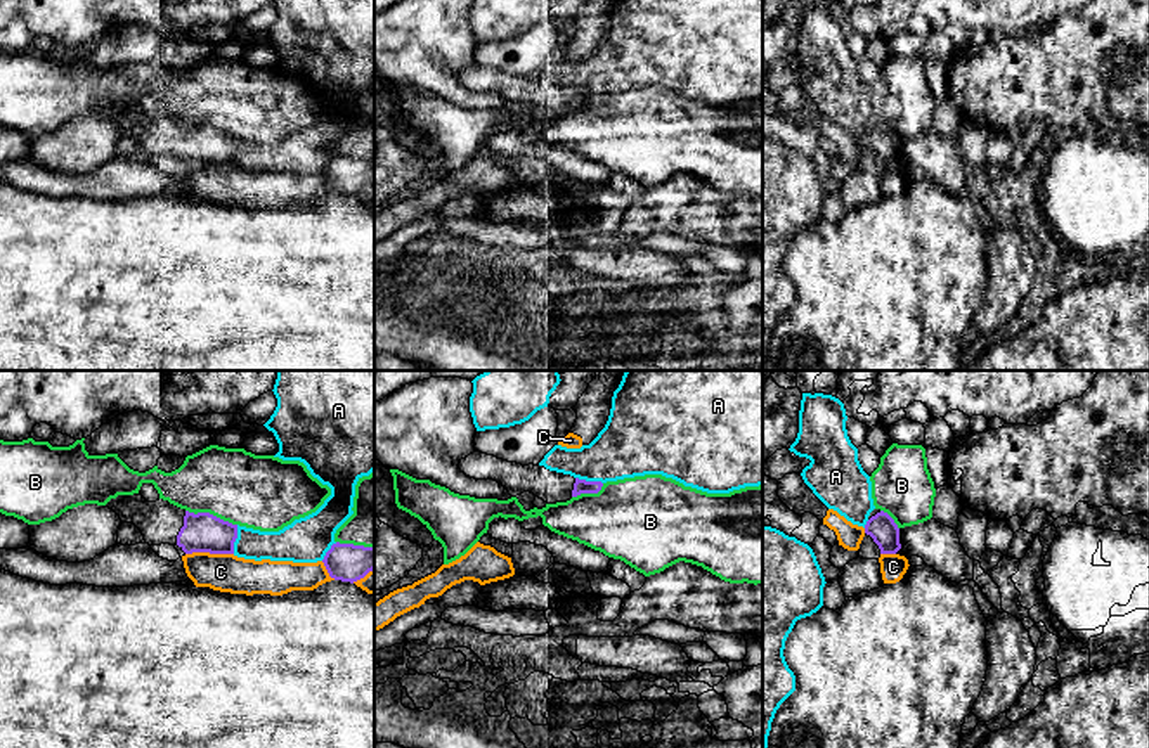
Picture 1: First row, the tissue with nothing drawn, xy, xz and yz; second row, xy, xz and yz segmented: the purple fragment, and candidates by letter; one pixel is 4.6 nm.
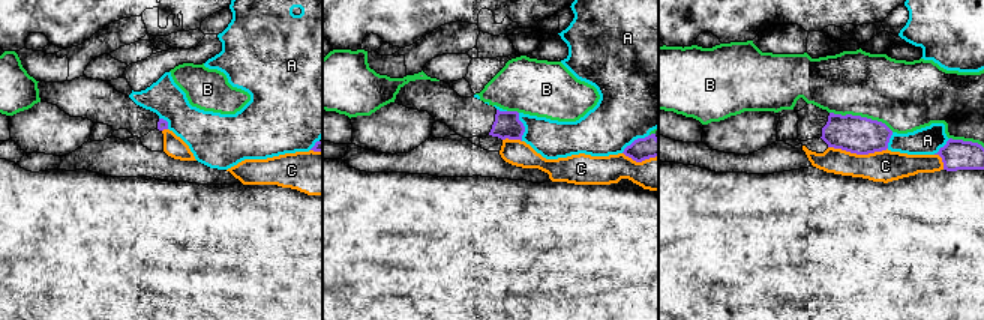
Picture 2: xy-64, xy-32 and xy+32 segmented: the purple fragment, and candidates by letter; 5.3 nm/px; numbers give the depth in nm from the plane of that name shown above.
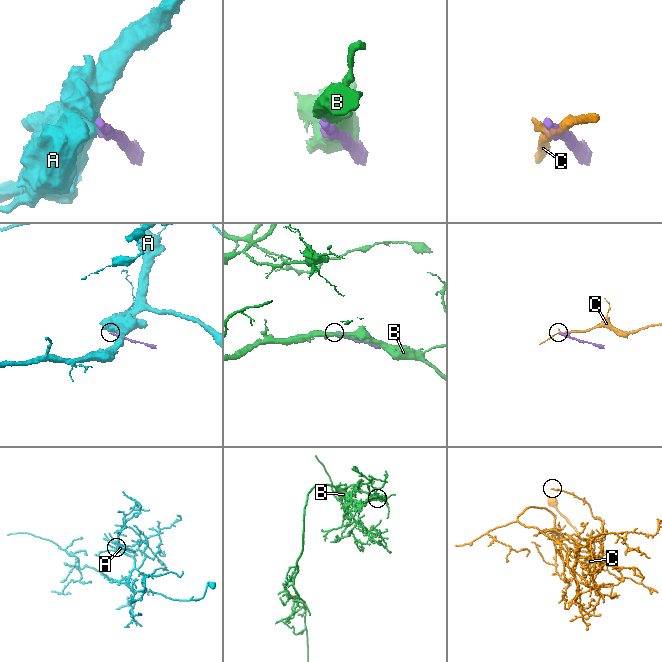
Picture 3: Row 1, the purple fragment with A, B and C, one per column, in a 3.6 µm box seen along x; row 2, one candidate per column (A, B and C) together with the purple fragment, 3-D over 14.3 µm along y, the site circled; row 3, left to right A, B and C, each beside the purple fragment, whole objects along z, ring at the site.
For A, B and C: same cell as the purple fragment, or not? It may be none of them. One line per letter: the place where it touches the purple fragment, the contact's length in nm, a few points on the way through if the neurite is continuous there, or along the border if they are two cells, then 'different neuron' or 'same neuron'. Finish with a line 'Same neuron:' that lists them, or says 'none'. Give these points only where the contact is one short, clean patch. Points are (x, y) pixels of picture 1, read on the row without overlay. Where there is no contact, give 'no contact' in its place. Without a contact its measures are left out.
A: meets purple in xy at (234, 151); contact 140 nm long; border along xy (238, 137), (233, 165); different neuron
B: meets purple in xy at (212, 127); contact 260 nm long; different neuron
C: meets purple in xy at (208, 163); contact 220 nm long; different neuron
Same neuron: none

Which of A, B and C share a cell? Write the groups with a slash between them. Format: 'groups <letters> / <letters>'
groups A / B / C

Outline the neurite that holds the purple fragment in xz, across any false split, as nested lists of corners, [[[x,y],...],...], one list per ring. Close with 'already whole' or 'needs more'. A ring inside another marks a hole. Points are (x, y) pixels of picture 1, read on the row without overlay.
[[[482,64],[470,66],[458,78],[470,90],[501,95],[511,109],[530,104],[548,116],[567,114],[581,106],[598,106],[603,99],[601,94],[579,92],[544,78],[522,78]]] | needs more

